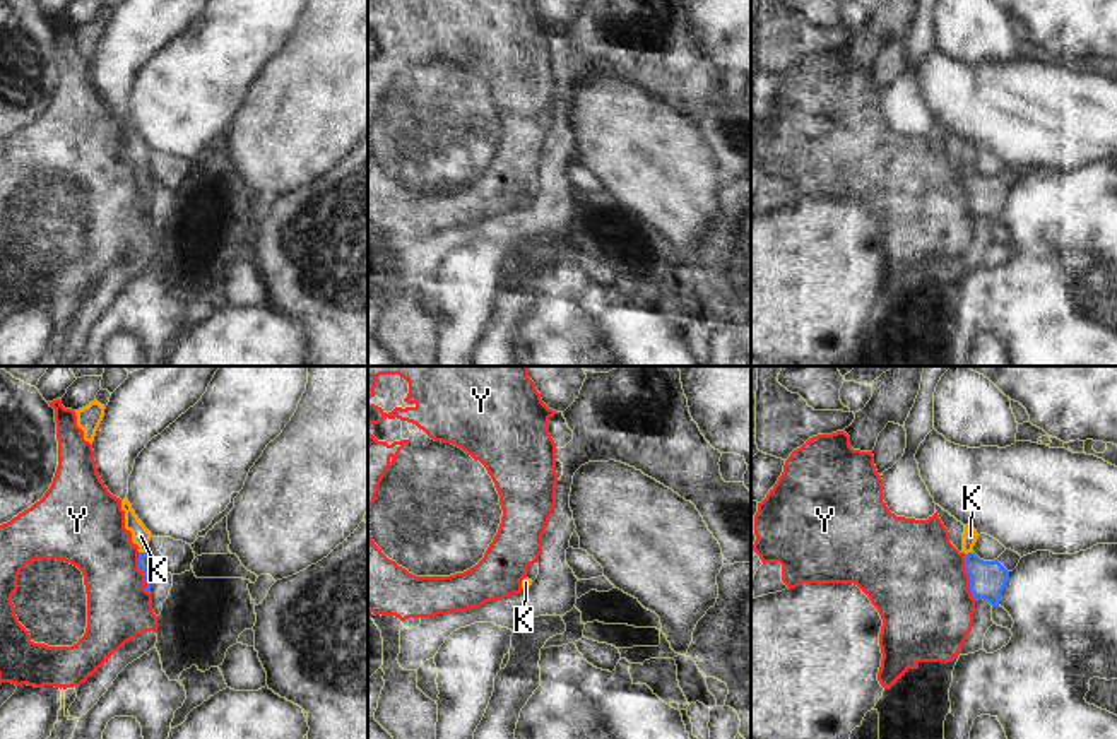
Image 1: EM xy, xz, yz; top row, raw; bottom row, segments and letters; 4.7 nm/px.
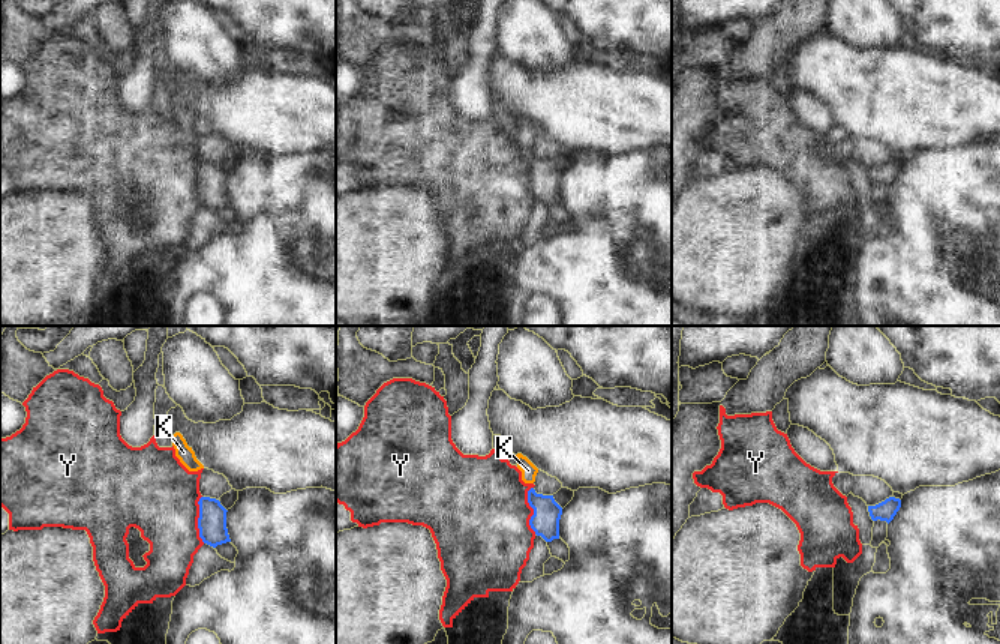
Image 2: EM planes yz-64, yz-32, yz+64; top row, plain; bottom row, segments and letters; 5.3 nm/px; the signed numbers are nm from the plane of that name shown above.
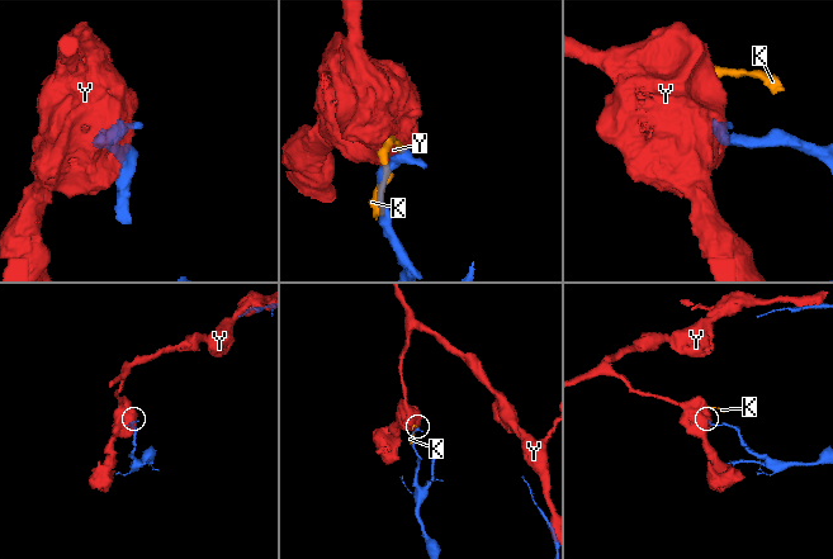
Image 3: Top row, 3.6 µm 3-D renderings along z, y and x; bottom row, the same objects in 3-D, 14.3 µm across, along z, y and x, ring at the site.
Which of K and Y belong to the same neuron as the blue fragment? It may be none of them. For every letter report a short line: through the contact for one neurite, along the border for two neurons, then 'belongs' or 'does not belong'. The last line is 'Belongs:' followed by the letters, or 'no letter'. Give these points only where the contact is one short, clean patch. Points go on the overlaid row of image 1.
K: line yz (987, 579), (974, 565), (969, 553), (970, 536); belongs
Y: line yz (963, 555), (969, 591), (975, 601); does not belong
Belongs: K

